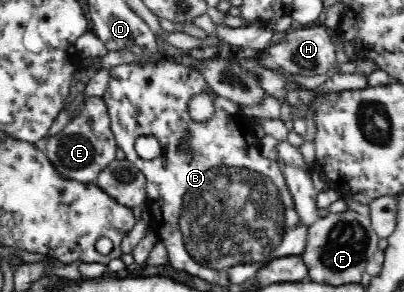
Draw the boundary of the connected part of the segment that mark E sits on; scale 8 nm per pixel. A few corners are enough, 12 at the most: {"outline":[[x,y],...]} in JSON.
{"outline":[[102,97],[42,149],[67,180],[97,184],[118,144]]}

